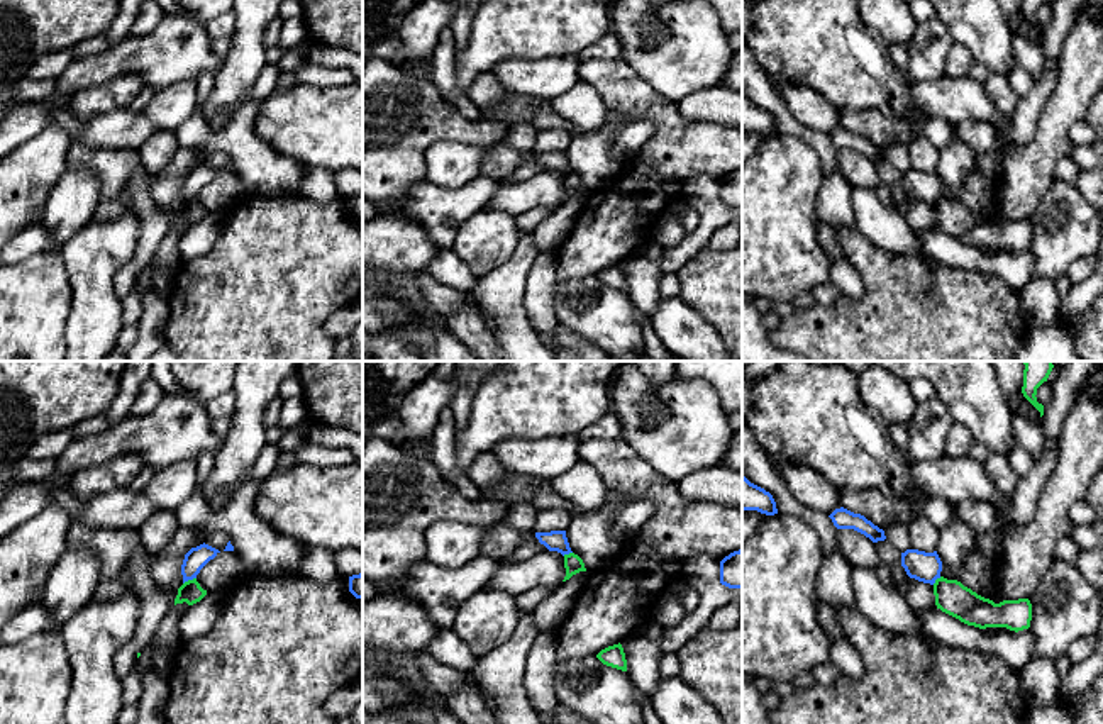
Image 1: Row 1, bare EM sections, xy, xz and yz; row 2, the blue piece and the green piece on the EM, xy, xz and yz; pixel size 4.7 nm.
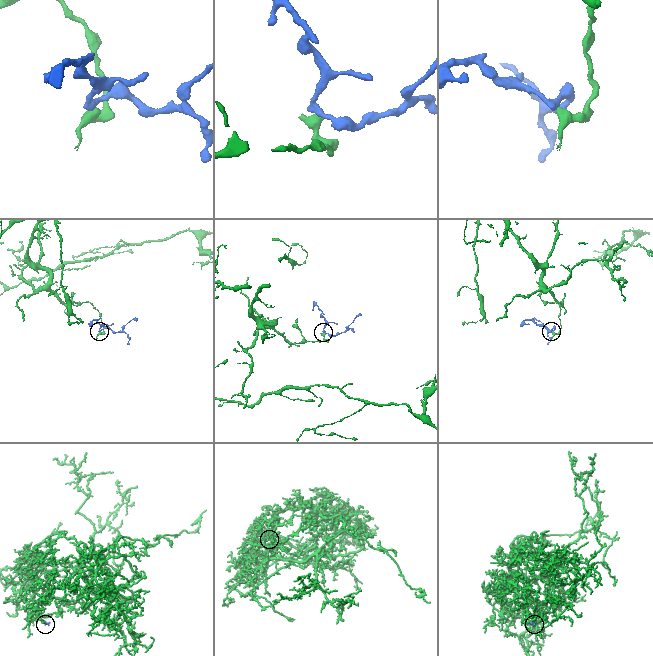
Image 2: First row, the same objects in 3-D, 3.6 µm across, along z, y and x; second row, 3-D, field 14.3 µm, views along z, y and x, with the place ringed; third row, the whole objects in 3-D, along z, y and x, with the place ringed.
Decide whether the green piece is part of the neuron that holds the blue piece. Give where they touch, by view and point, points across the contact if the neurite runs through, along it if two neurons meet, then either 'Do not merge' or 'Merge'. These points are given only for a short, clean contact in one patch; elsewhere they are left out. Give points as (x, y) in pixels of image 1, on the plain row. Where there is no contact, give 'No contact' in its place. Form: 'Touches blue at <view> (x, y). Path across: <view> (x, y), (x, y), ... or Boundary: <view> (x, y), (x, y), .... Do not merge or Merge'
Touches blue at xy (188, 199). Boundary: xy (195, 197), (183, 204). Do not merge

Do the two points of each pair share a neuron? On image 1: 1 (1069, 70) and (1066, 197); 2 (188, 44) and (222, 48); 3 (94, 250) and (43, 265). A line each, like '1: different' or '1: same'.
1: different
2: different
3: different

